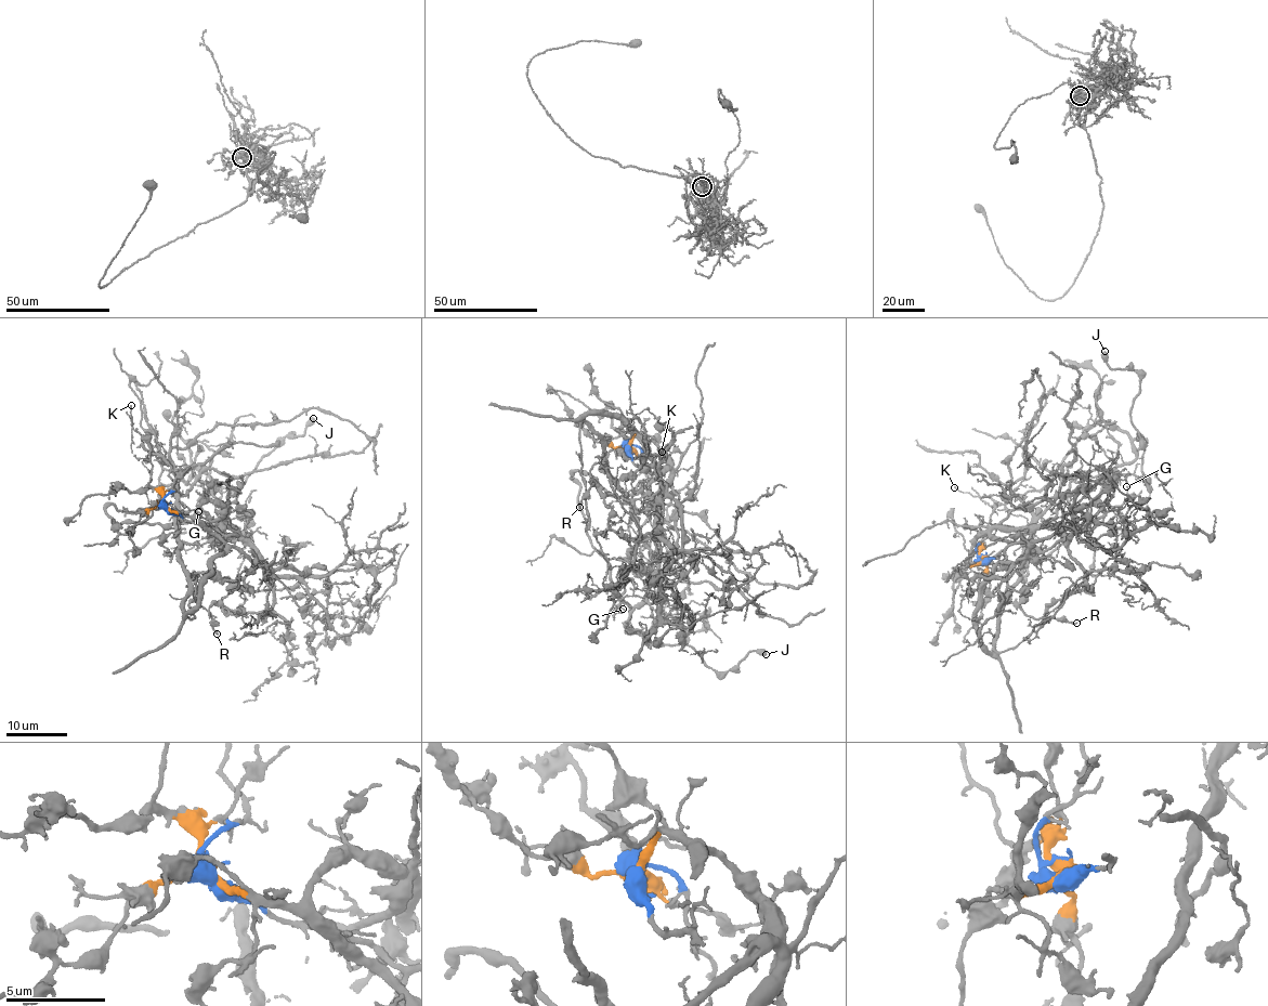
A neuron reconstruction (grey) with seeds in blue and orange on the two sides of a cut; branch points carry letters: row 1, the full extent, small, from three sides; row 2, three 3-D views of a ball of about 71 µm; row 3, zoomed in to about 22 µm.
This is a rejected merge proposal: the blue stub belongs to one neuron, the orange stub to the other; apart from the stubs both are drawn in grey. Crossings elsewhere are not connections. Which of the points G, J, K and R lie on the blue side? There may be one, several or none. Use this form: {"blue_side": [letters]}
{"blue_side": ["G", "J", "K"]}

